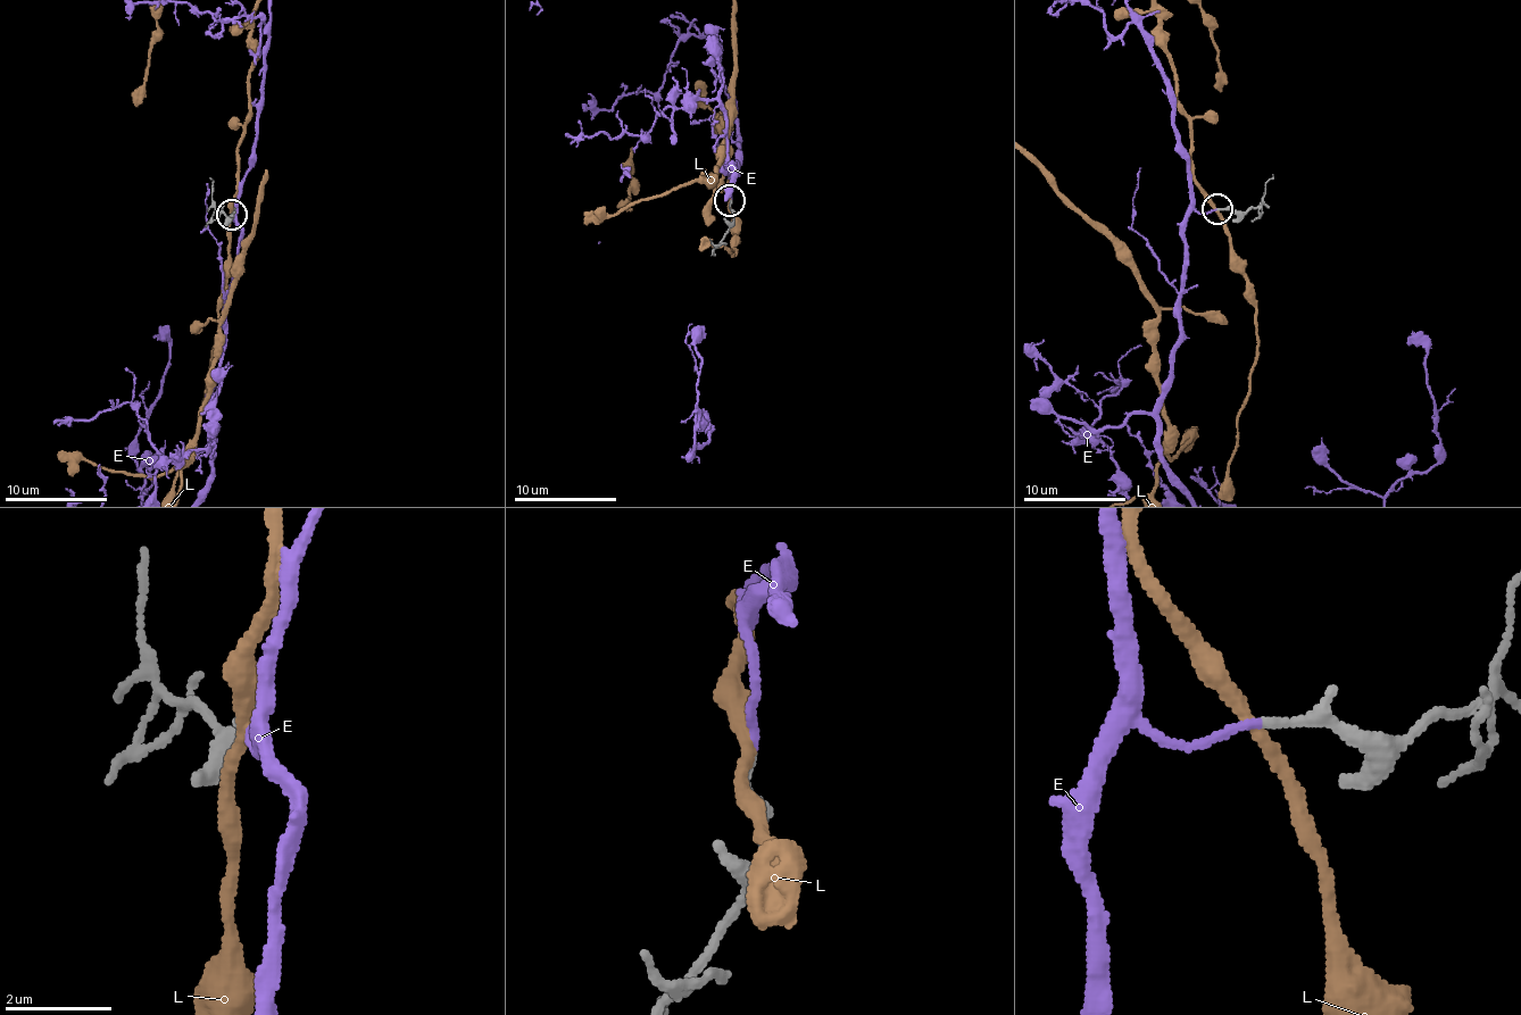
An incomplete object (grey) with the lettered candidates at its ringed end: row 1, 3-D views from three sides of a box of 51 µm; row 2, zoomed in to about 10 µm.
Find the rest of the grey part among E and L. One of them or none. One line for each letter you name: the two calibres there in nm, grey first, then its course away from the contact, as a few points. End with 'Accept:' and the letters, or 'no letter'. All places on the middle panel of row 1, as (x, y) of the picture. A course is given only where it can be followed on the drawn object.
E: Thickness 160 nm (grey) against 130 nm
Accept: E

